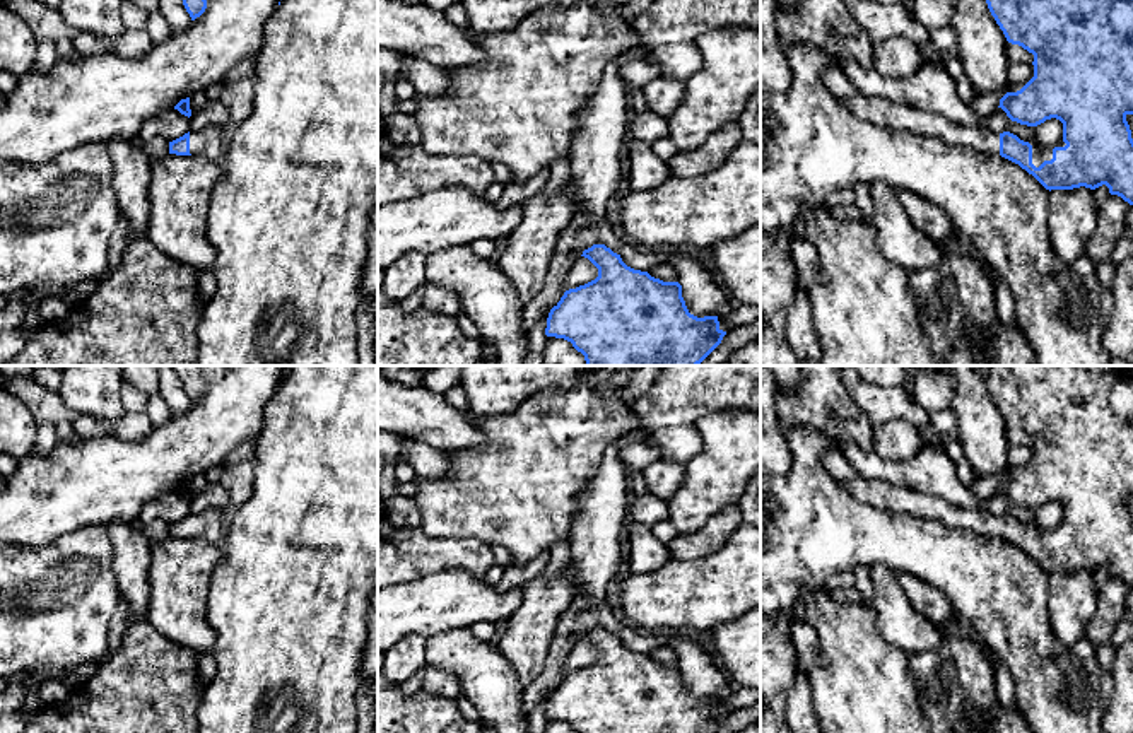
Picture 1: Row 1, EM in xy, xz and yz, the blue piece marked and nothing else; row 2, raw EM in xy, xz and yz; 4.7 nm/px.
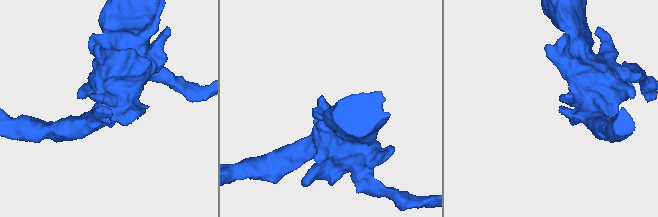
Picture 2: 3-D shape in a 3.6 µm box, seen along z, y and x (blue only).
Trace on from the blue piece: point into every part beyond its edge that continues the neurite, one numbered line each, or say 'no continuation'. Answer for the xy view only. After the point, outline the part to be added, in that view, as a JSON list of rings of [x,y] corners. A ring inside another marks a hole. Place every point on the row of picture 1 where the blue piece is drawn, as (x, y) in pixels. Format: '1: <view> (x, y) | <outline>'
1: xy (209, 142) | [[[208,126],[203,130],[190,132],[190,154],[202,154],[214,162],[222,161],[226,132],[219,126]]]

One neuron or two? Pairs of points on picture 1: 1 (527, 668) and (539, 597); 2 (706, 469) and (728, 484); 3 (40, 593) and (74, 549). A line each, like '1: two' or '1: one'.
1: one
2: one
3: one

